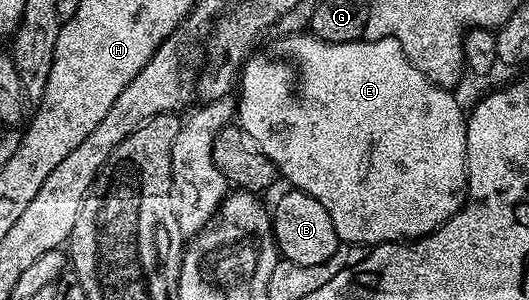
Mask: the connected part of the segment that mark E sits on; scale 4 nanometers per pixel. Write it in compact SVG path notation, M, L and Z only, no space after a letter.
M295 32L283 36L264 54L252 53L237 78L237 122L244 134L275 166L280 175L291 181L290 185L319 200L336 228L340 243L360 242L363 248L378 246L380 242L406 242L426 238L437 228L463 209L467 201L467 119L450 89L436 86L408 60L396 38L376 38L358 42L333 44L315 37L310 32Z

